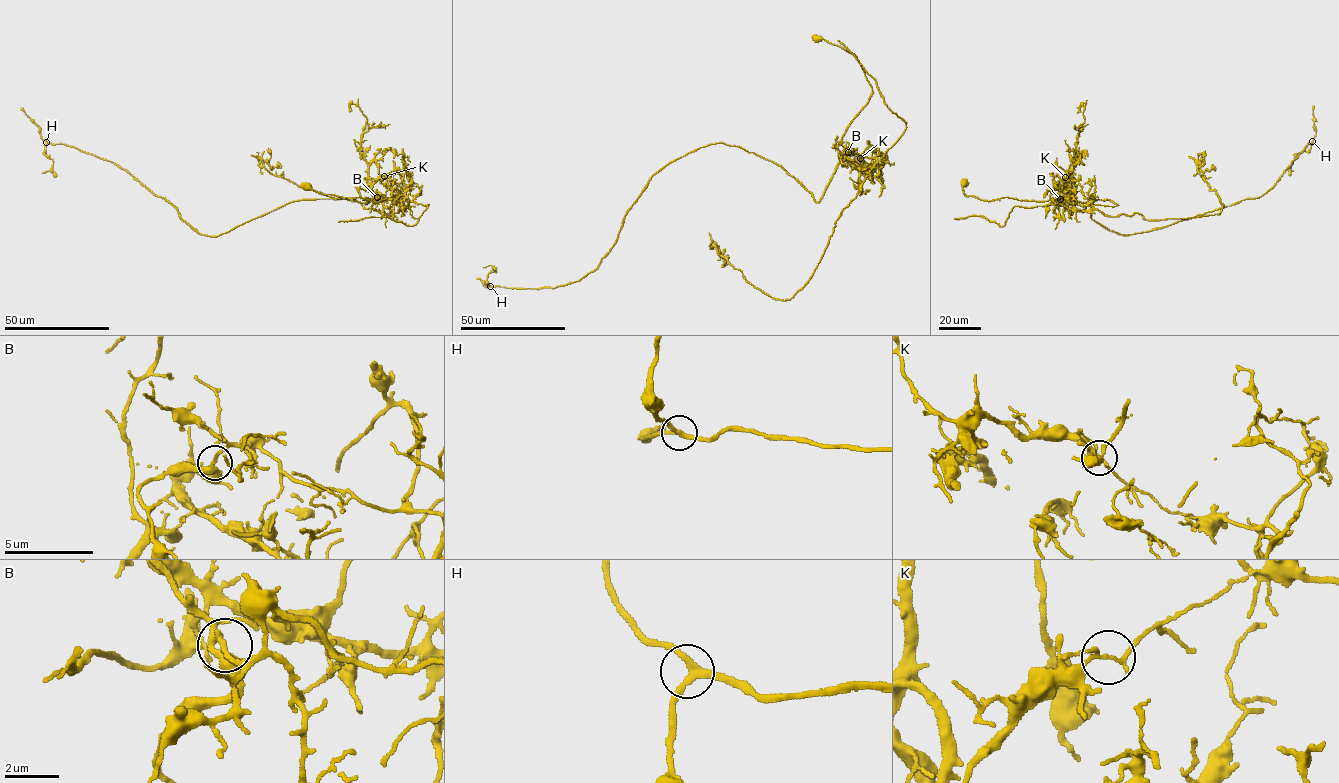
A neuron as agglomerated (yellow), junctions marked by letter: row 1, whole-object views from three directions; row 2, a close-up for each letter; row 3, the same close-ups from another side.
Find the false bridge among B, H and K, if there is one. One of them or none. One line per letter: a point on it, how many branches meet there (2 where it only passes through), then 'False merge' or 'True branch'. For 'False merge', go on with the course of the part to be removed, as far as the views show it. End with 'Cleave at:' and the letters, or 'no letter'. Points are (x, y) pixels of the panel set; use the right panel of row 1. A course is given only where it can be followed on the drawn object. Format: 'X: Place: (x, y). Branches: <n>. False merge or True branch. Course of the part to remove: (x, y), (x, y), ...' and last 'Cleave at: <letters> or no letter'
B: Place: (1060, 199). Branches: 3. True branch
H: Place: (1312, 141). Branches: 3. True branch
K: Place: (1065, 177). Branches: 3. False merge. Course of the part to remove: (1065, 177), (1069, 171), (1057, 199), (1073, 210), (1192, 217), (1219, 214), (1224, 206), (1197, 169), (1213, 165)
Cleave at: K

